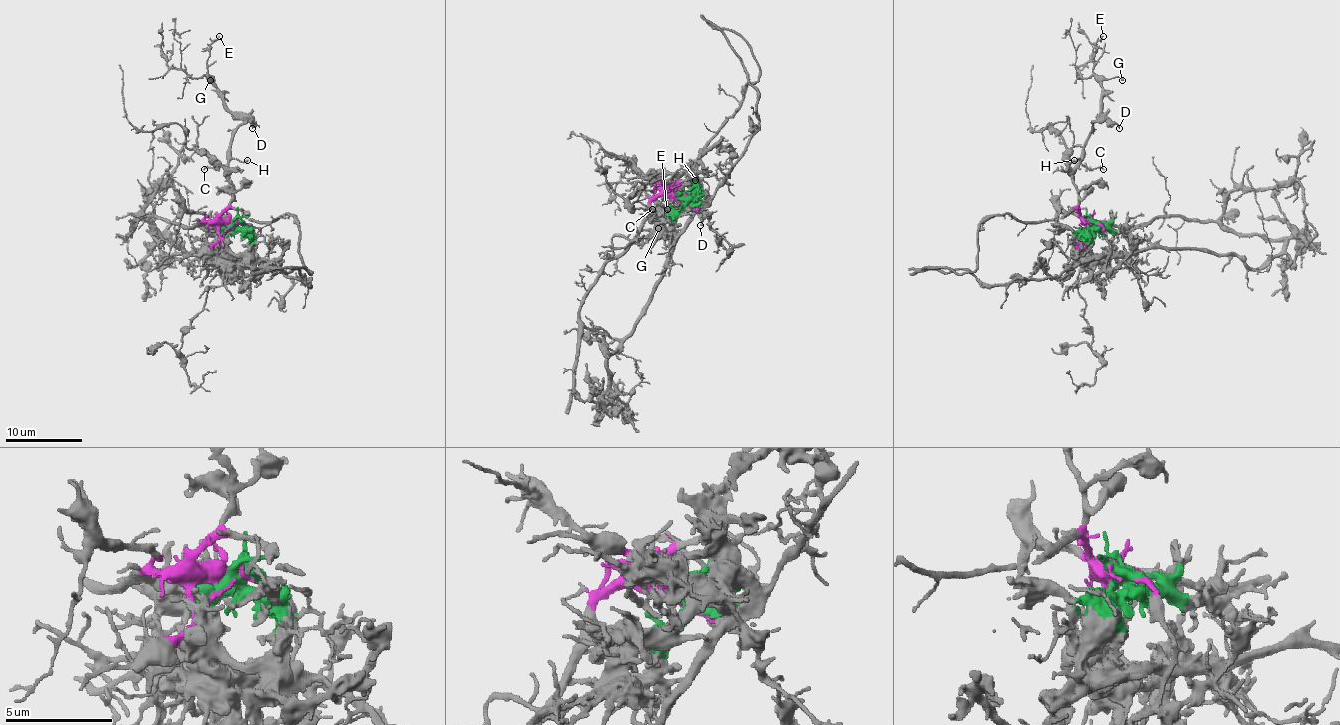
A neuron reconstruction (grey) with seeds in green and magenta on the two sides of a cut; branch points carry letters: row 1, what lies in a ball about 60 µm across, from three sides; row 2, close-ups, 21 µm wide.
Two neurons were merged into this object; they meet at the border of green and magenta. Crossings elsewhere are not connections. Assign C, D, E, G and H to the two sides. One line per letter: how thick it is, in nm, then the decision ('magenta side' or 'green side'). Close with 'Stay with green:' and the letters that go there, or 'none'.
C: calibre 110 nm; magenta side
D: calibre 160 nm; magenta side
E: calibre 140 nm; magenta side
G: calibre 160 nm; magenta side
H: calibre 140 nm; magenta side
Stay with green: none

